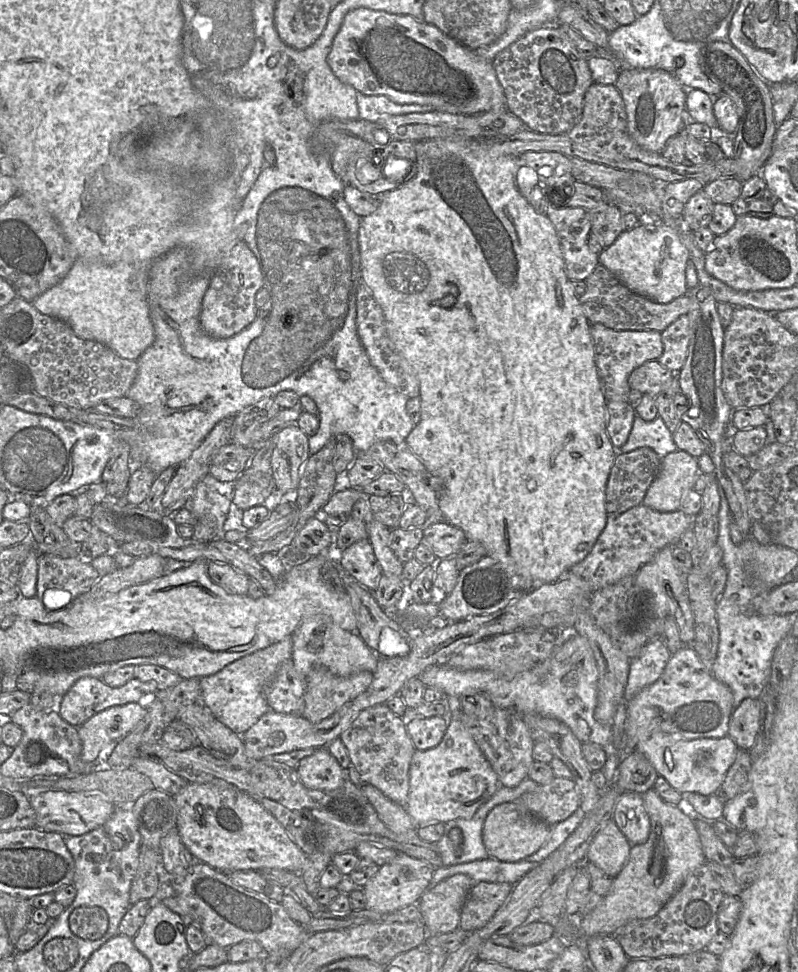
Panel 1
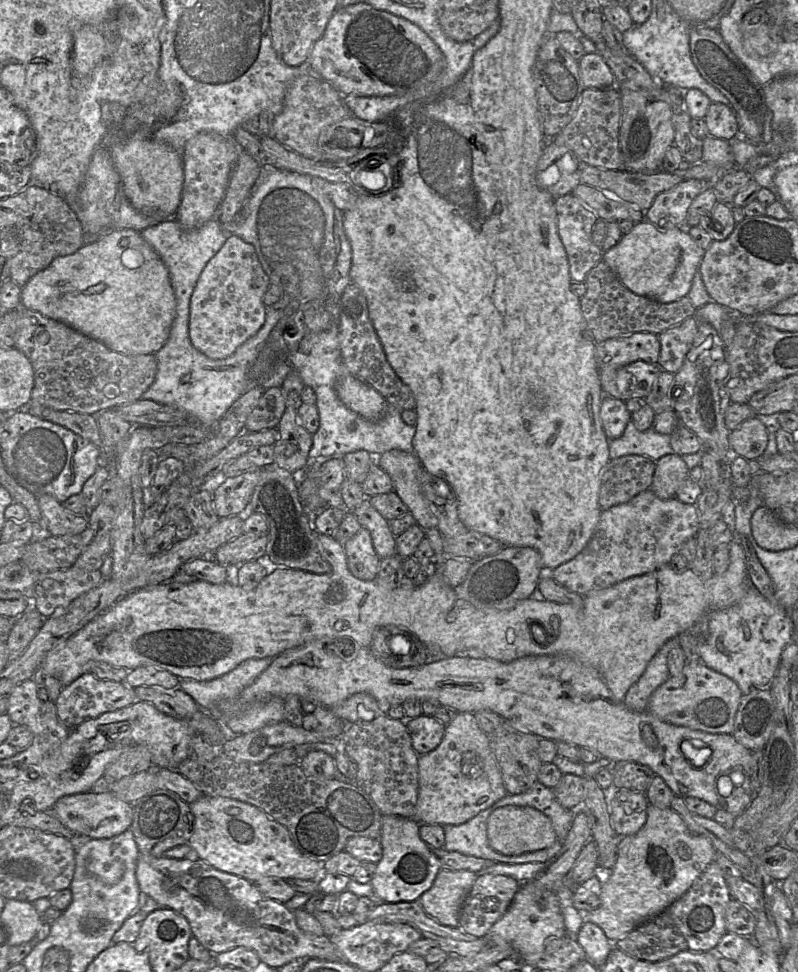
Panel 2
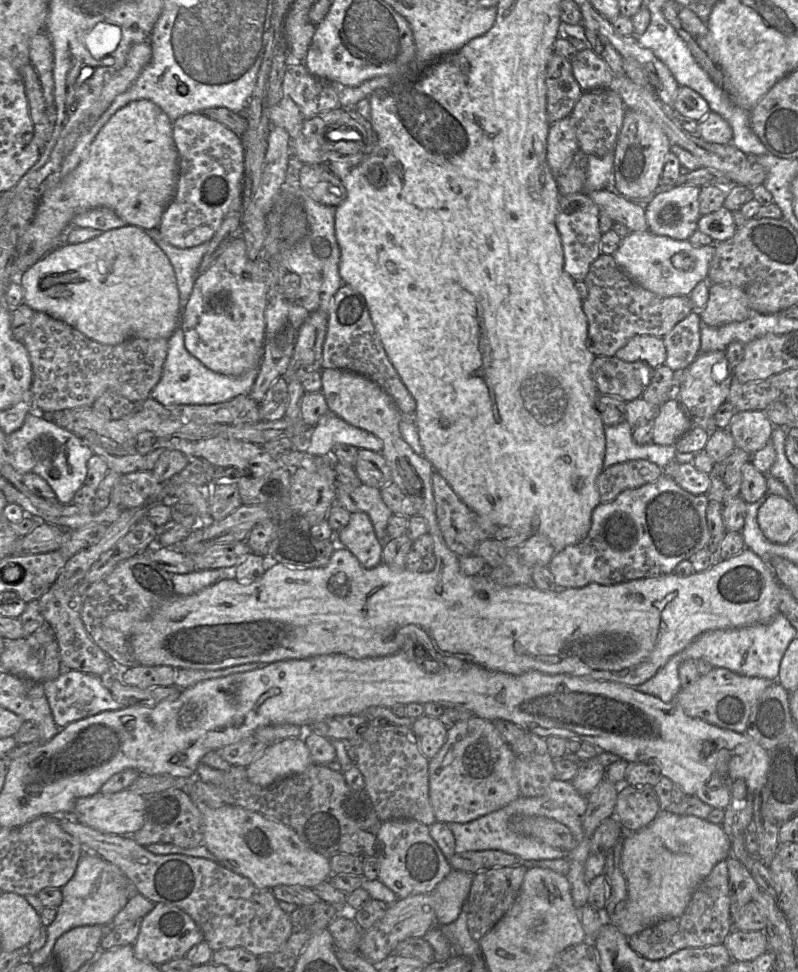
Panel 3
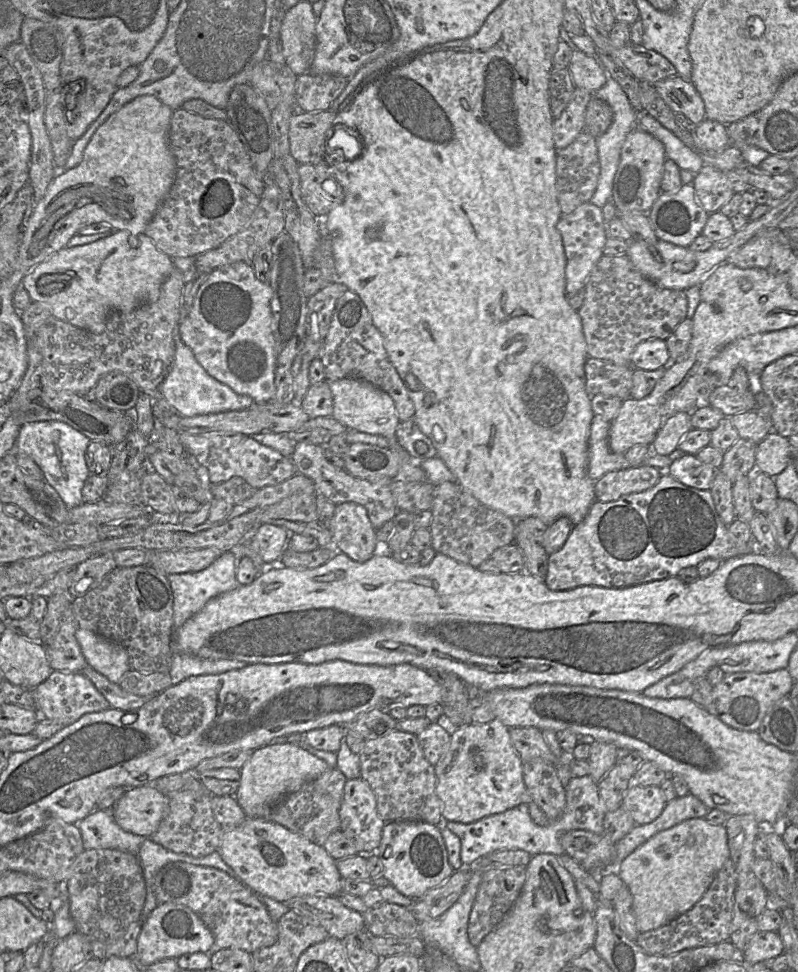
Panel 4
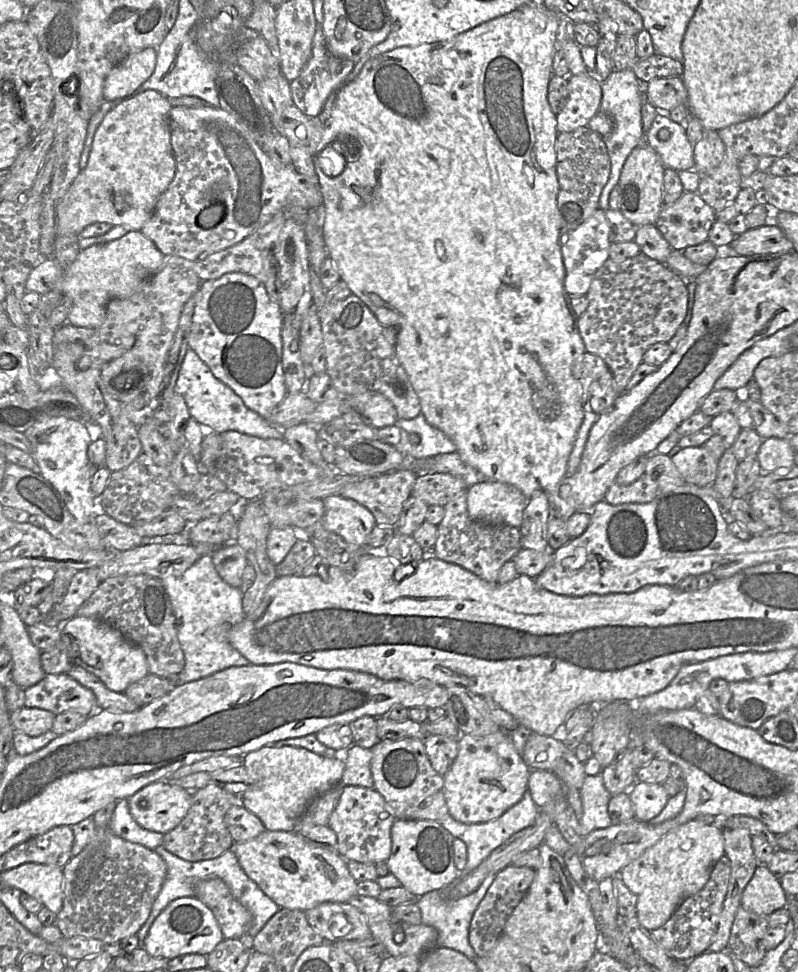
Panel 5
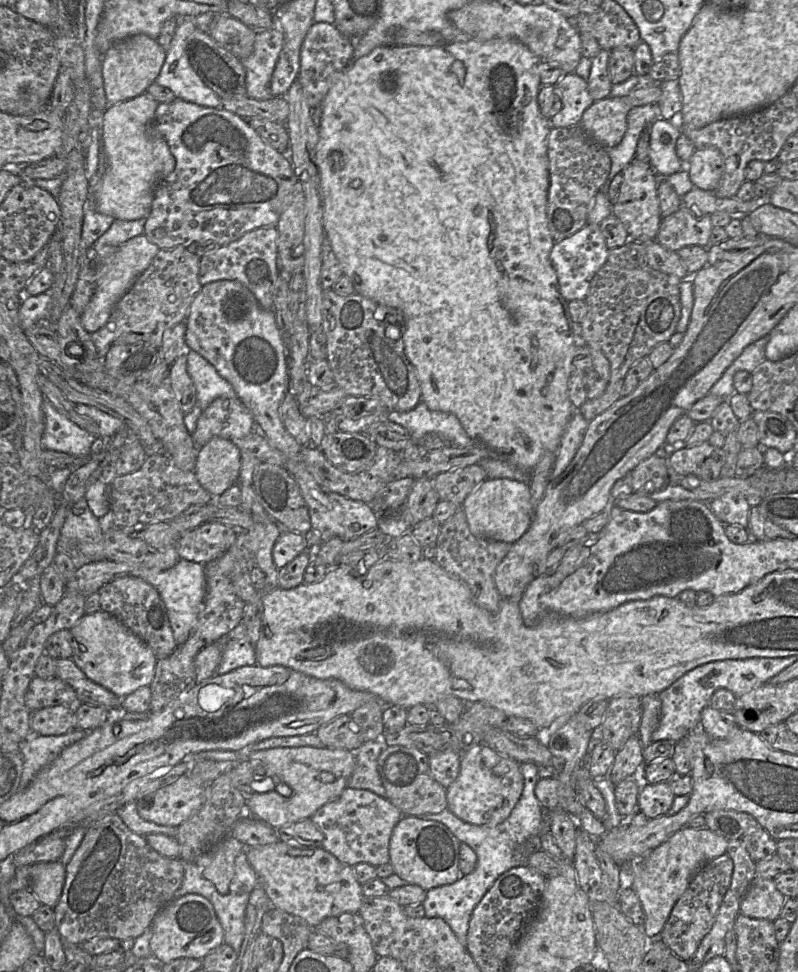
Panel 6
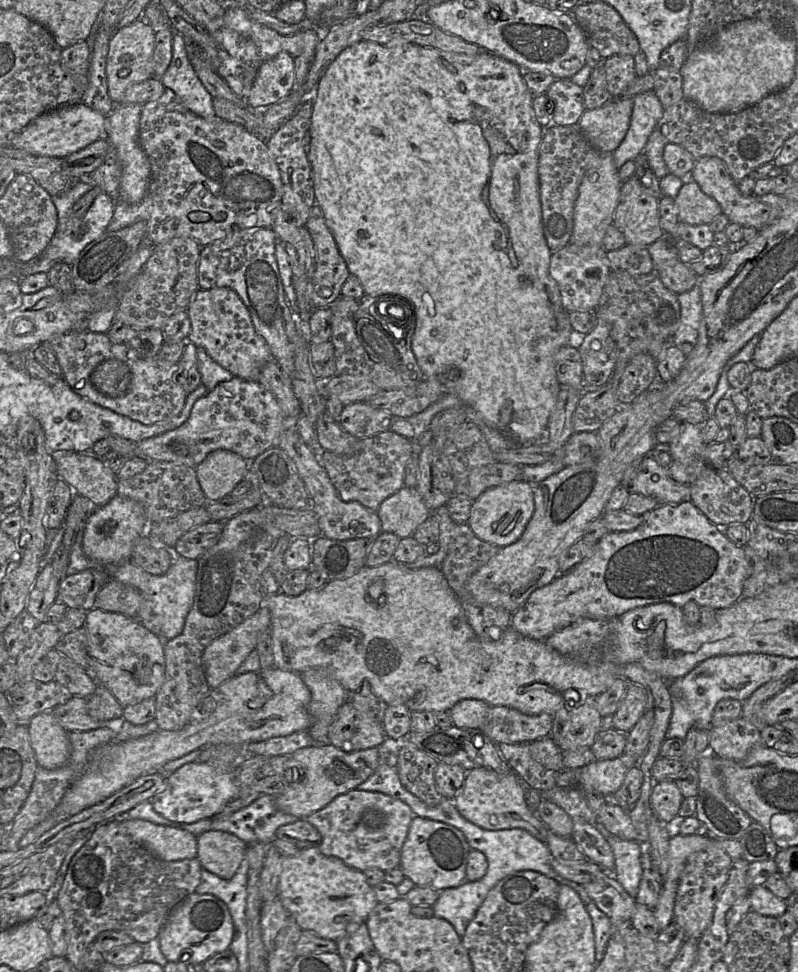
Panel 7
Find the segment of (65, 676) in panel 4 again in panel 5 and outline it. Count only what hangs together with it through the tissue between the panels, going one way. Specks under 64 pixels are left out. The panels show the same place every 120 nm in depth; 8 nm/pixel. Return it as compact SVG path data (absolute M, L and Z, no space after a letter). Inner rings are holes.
M46 674L37 684L25 689L25 706L40 708L52 712L55 715L66 711L77 711L85 715L91 715L98 710L96 697L93 691L68 674Z

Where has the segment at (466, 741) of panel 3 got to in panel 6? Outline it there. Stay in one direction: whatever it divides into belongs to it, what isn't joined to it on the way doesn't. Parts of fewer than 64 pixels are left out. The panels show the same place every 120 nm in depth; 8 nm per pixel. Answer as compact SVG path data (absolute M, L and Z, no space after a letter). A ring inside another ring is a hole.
M477 744L461 755L457 778L446 788L447 808L473 825L494 826L506 820L518 803L524 788L520 764L485 744Z

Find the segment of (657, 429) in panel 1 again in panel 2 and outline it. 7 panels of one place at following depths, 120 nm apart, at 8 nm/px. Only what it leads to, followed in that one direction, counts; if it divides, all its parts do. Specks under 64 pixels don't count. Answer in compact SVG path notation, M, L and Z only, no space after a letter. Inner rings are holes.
M632 419L621 437L608 439L608 442L610 459L636 454L645 455L656 462L663 456L674 453L671 446L671 435L658 433L653 428L639 431Z

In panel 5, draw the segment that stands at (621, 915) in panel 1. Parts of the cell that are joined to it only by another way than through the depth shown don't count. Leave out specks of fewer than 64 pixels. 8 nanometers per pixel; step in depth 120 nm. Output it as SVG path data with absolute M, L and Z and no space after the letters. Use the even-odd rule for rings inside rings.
M693 819L668 832L640 857L622 868L619 876L627 888L637 896L636 912L640 924L650 932L663 926L686 898L705 886L714 865L723 855L724 836L720 823L704 825Z

